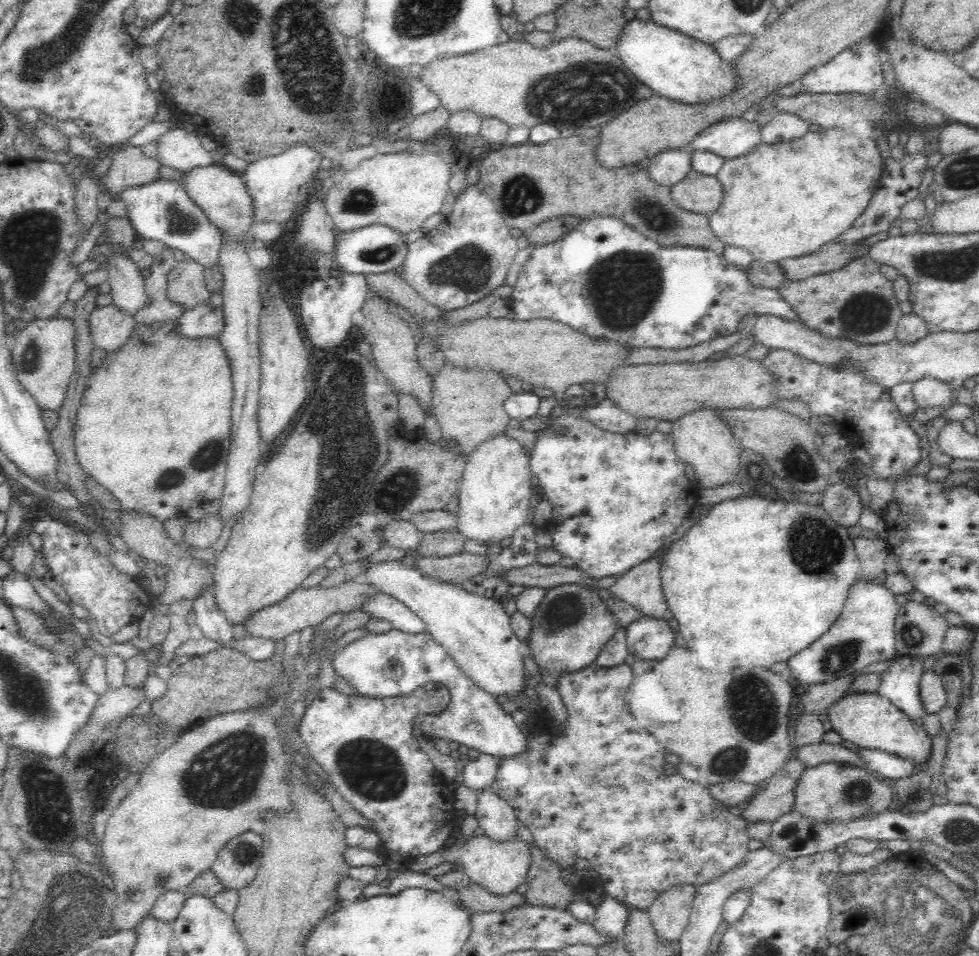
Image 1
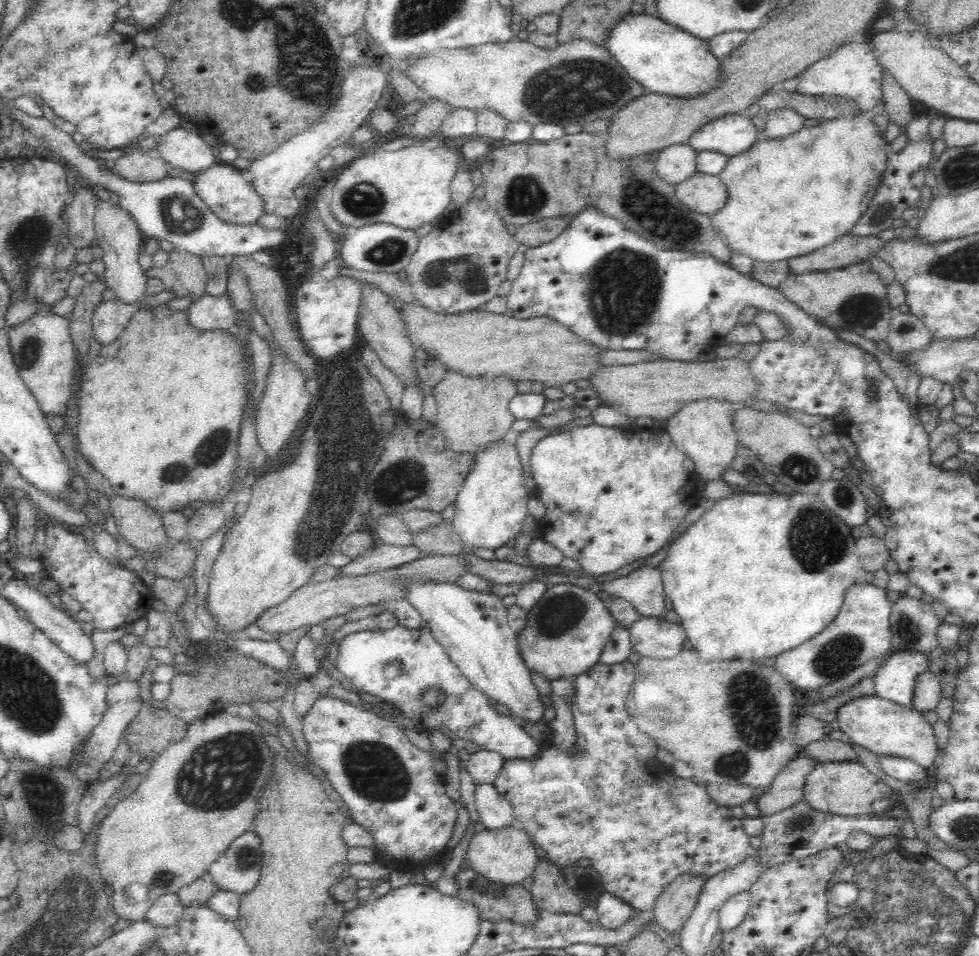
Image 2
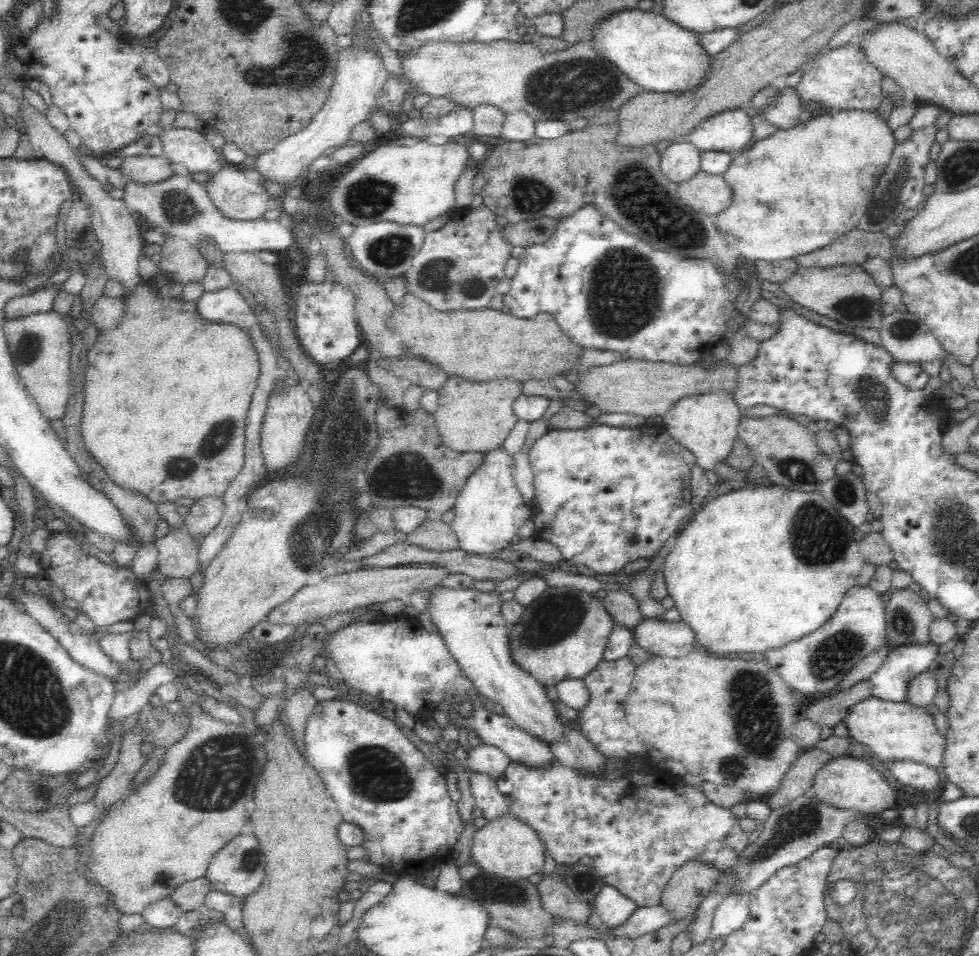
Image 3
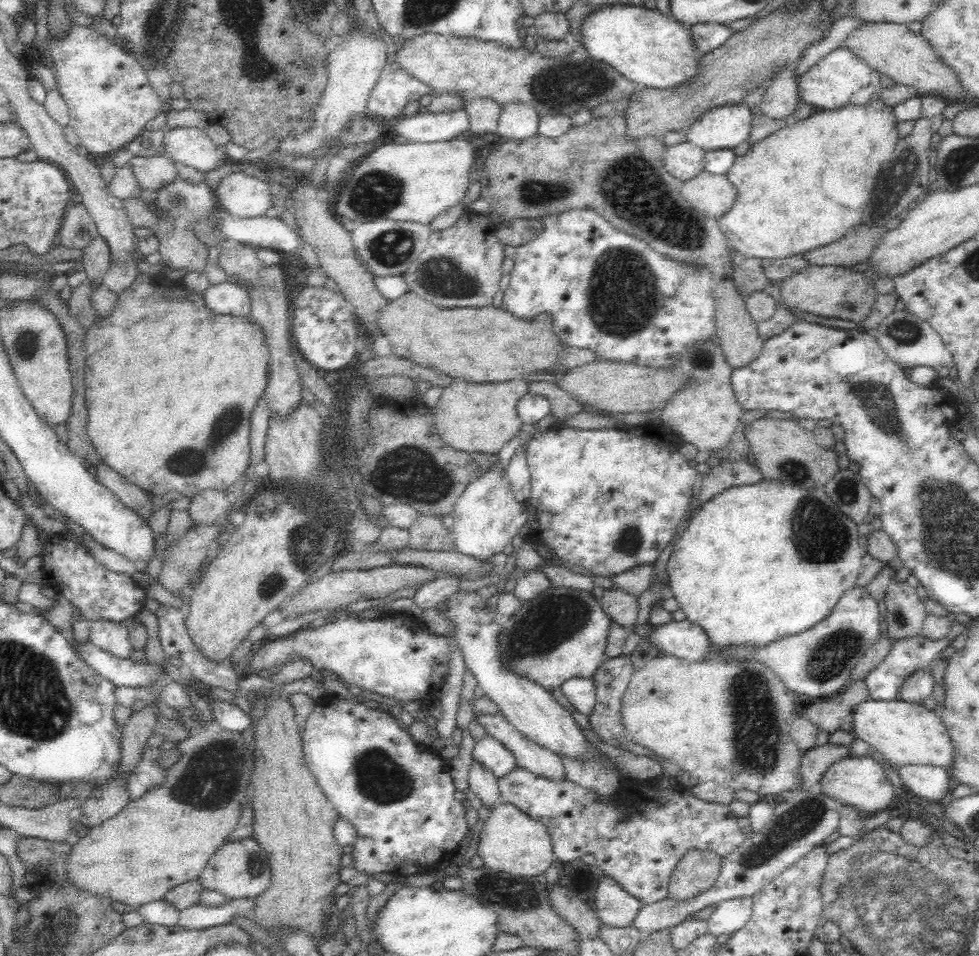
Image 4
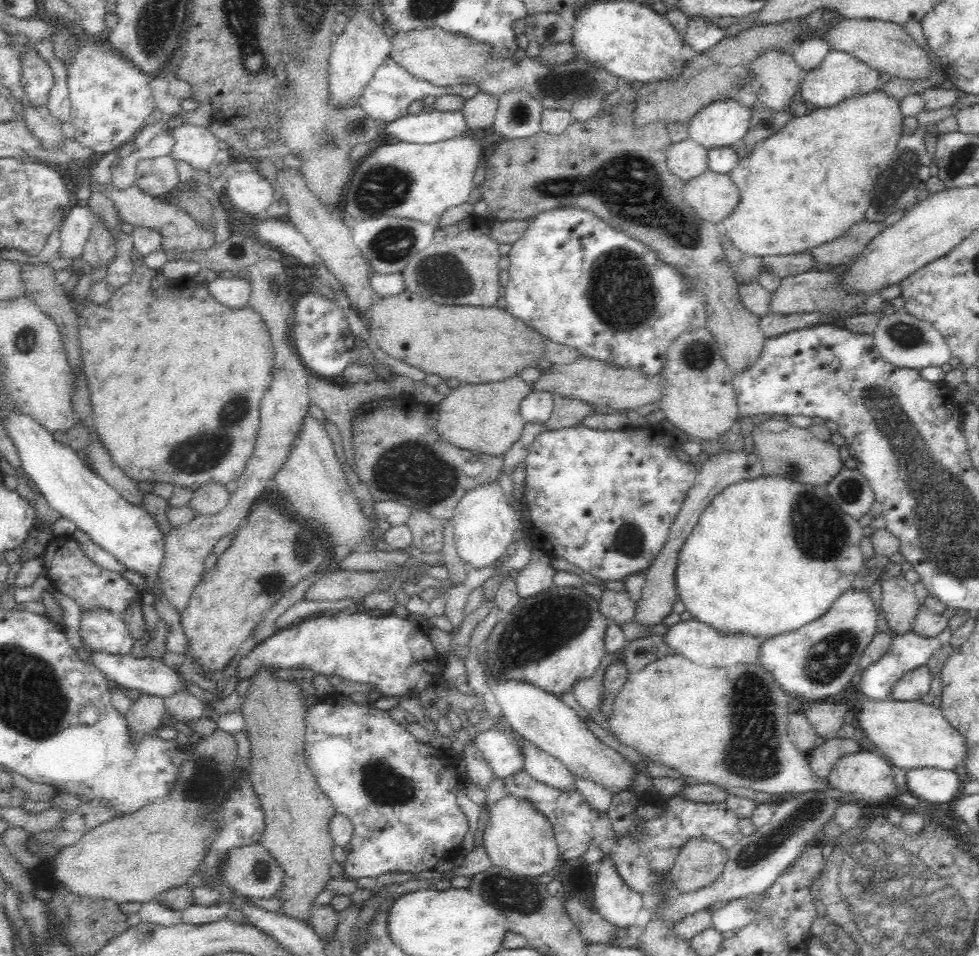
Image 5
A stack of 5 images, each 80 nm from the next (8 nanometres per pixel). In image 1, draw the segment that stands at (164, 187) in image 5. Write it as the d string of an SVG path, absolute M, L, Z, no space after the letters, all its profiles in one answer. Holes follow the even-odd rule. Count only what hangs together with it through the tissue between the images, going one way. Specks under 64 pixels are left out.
M123 146L111 155L108 173L102 178L102 191L120 199L128 188L138 188L159 178L160 161L144 155L141 147Z

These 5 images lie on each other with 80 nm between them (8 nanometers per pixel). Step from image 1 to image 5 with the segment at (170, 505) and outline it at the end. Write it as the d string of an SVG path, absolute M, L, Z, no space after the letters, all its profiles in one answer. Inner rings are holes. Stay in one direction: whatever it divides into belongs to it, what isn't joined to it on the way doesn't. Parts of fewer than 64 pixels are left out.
M136 261L131 280L115 289L114 296L102 305L89 302L80 310L79 343L82 349L82 371L90 391L90 413L92 429L106 447L112 461L122 469L126 476L136 482L170 483L173 486L188 488L194 492L208 483L226 486L232 480L238 480L250 460L259 431L259 406L266 390L272 383L274 366L274 347L270 341L270 332L263 318L250 304L246 308L233 309L218 303L208 292L208 286L192 281L192 278L166 279L159 268L151 268Z

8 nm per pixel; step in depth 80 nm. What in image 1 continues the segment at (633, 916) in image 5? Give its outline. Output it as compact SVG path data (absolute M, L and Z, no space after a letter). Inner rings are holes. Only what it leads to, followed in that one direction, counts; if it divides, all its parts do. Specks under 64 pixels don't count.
M606 895L600 905L595 907L595 920L592 927L597 934L609 940L620 940L628 920L628 906L614 897Z

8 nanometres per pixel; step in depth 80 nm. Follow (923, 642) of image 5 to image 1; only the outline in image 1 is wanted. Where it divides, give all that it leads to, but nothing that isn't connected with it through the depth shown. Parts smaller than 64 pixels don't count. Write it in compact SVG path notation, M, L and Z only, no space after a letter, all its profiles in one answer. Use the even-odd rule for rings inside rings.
M906 655L896 656L894 664L881 673L882 684L877 691L879 696L898 707L911 722L919 722L921 728L928 715L920 699L920 682L924 674L922 660Z

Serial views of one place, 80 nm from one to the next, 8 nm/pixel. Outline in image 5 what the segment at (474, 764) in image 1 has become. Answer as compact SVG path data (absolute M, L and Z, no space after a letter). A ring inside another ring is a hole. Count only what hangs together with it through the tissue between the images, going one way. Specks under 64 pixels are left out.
M496 728L478 734L474 738L476 747L493 770L493 776L504 779L522 770L524 755L513 734L505 734Z

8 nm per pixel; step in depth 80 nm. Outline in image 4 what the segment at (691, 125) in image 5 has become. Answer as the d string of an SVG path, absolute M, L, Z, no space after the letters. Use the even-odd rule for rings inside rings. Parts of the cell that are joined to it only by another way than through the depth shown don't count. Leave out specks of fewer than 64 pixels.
M745 102L709 109L687 131L687 141L704 152L730 150L747 140L752 112Z

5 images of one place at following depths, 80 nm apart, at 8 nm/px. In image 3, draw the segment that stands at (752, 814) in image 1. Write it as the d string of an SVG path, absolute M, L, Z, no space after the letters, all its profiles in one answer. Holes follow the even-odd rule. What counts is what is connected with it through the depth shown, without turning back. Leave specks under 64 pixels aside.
M809 748L802 751L799 757L790 764L786 774L782 776L778 784L779 790L760 799L770 807L770 810L788 806L792 800L809 794L814 774L832 759L832 755L820 749Z

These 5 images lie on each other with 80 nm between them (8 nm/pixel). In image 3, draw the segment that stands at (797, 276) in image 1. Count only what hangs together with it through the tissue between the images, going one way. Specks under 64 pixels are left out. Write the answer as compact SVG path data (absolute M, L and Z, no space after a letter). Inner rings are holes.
M854 227L829 246L793 260L798 263L798 268L860 265L868 259L888 254L892 250L890 239L881 232L866 232Z

